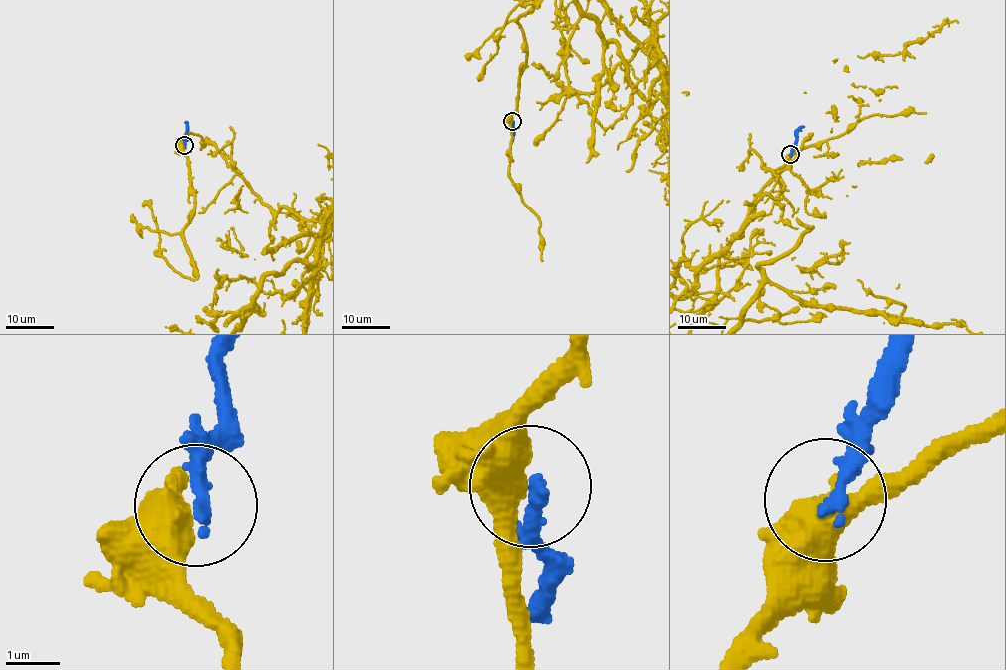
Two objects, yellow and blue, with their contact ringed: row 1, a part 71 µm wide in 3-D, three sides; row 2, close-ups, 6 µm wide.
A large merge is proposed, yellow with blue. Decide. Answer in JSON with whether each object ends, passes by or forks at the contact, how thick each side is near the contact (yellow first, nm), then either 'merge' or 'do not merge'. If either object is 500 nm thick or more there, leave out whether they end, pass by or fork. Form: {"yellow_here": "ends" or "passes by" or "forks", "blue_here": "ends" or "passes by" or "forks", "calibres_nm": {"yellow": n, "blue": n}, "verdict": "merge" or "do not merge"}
{"yellow_here": "passes by", "blue_here": "ends", "calibres_nm": {"yellow": 480, "blue": 280}, "verdict": "do not merge"}

